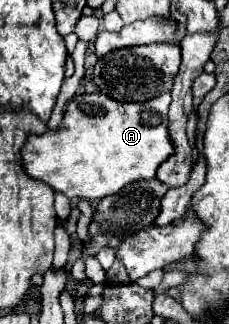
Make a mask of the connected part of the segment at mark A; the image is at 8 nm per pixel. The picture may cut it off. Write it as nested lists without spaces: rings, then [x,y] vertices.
[[[102,92],[74,96],[56,130],[32,134],[20,150],[28,176],[46,182],[68,198],[98,202],[134,180],[154,178],[158,166],[172,154],[168,136],[170,92],[148,102],[116,102]]]

